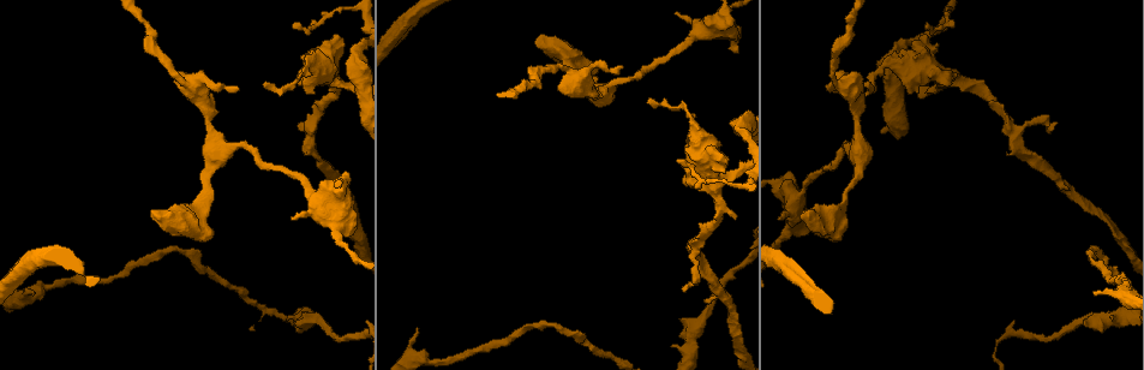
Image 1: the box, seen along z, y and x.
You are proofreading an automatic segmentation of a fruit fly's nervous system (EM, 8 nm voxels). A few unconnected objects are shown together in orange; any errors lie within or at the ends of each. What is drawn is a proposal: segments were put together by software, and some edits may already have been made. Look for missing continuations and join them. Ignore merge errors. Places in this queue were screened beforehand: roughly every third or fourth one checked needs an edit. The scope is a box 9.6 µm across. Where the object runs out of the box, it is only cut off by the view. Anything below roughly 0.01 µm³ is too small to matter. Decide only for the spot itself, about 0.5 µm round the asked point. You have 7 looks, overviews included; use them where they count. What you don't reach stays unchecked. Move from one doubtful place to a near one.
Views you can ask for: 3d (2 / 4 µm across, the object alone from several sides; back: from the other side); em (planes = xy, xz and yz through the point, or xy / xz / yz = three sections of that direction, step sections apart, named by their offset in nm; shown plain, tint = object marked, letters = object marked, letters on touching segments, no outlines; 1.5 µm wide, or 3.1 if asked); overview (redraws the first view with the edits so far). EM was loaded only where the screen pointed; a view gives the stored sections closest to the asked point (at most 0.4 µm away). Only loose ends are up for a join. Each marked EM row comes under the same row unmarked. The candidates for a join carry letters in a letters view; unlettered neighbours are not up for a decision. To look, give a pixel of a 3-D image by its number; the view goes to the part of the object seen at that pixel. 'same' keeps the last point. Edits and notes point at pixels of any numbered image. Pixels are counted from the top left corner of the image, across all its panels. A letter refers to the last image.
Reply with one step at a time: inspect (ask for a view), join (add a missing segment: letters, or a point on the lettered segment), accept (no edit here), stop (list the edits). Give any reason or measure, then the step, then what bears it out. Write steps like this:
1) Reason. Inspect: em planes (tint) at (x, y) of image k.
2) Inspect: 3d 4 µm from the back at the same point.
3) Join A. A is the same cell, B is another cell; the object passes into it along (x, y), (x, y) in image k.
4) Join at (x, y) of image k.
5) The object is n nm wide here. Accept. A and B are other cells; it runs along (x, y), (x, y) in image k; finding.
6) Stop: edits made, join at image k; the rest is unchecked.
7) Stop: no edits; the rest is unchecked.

Free end. Inspect: 3d 4 µm at (734, 53) of image 1.

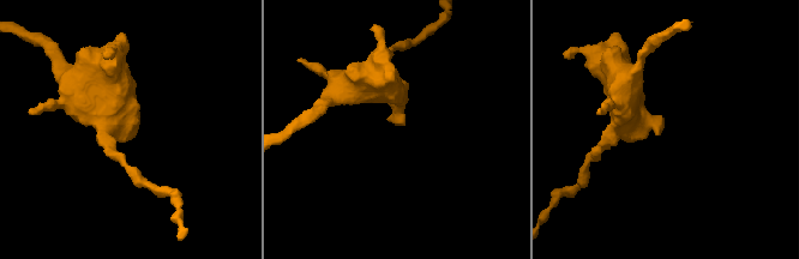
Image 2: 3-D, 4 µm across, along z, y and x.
Inspect: em planes (letters) at (393, 121) of image 2.

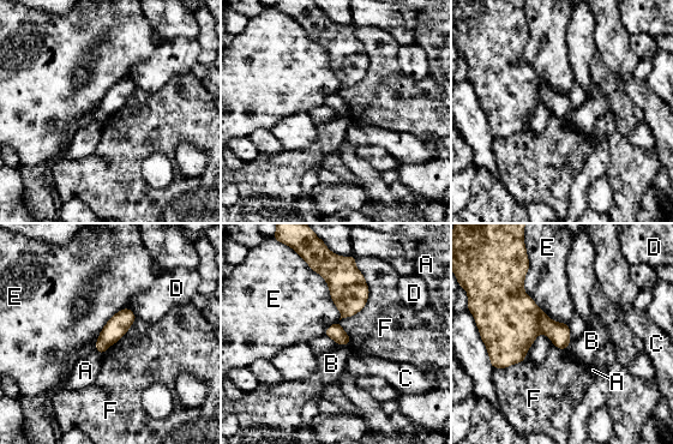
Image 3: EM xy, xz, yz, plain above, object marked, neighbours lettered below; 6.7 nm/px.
Accept. A, B, C, D, E and F are other cells; a border runs along (337, 343), (347, 346) in image 3; no lettered segment goes on from it.

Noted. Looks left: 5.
Thin end. Inspect: 3d 2 µm from the back at (682, 287) of image 1.

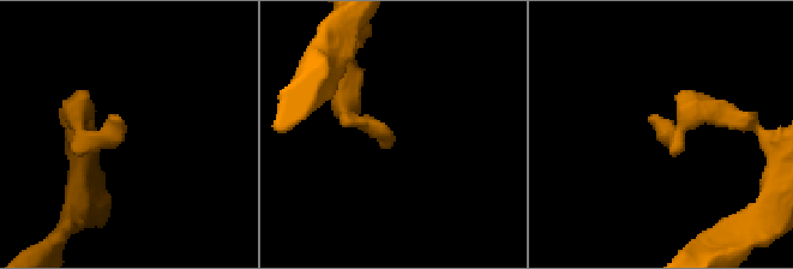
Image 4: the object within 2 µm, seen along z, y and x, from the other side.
Now the EM. Inspect: em planes (letters) at (658, 124) of image 4.

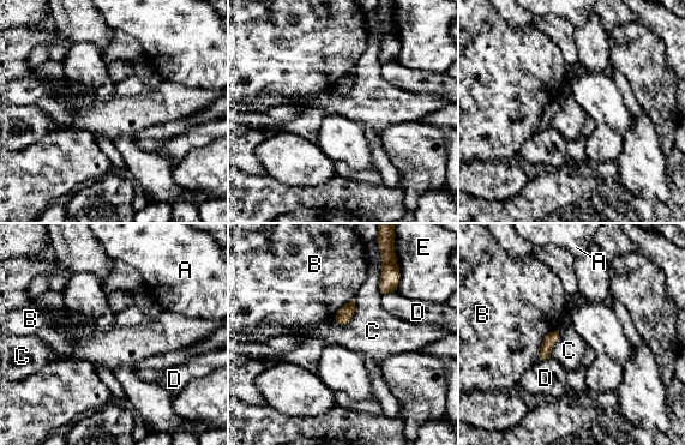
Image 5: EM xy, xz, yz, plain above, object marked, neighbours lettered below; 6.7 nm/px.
Accept. A, B, C, D and E are other cells; a border runs along (376, 239), (382, 258), (382, 294) in image 5; no lettered segment goes on from it.

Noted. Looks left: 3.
Free end. Inspect: 3d 2 µm at (417, 327) of image 1.

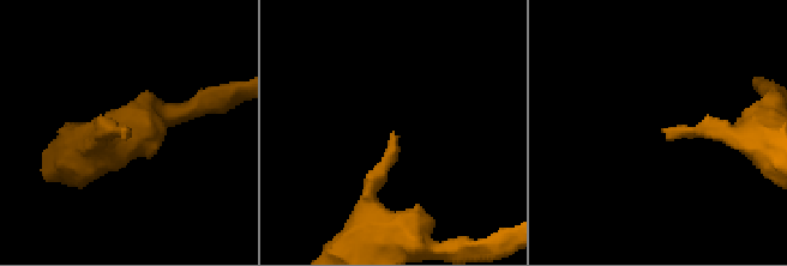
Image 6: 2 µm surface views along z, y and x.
Inspect: em planes (letters) at (124, 133) of image 6.

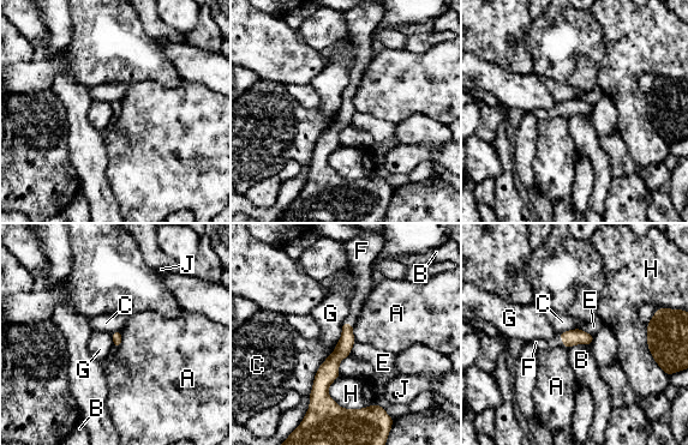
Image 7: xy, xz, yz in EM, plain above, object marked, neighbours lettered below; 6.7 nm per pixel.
Join F. F is the same cell, A, B, C, E, G, H and J are other cells; the neuron continues.

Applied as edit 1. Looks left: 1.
Stop: edits made, join at image 7; the rest is unchecked.

